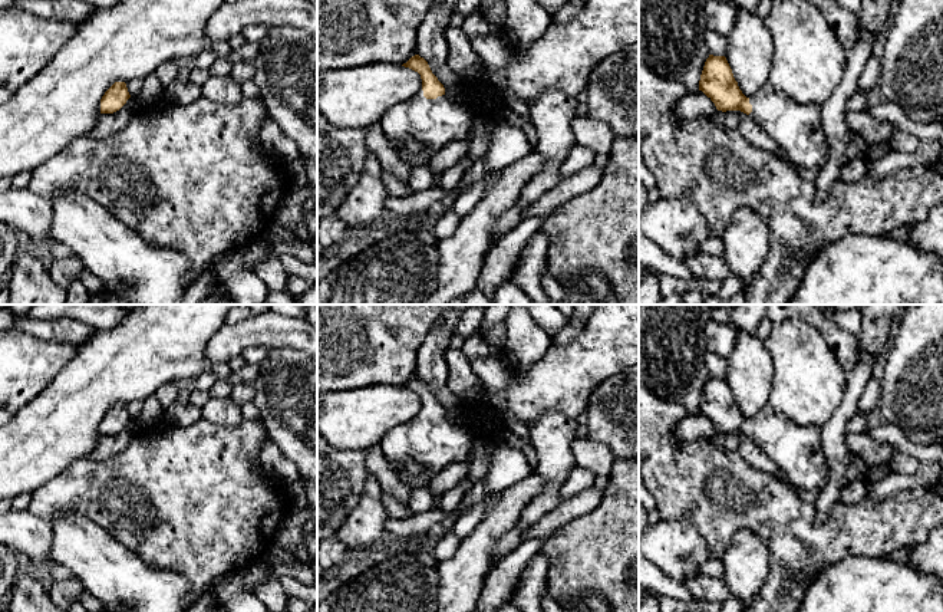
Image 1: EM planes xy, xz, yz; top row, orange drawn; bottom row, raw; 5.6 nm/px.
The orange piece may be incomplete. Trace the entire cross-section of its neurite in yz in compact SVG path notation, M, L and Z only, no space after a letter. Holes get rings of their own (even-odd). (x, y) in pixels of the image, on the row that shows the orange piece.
M725 56L705 62L699 91L718 111L741 111L749 115L788 155L797 168L821 168L828 158L821 105L799 105L766 82L746 98L733 78Z

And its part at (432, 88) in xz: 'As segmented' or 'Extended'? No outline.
Extended

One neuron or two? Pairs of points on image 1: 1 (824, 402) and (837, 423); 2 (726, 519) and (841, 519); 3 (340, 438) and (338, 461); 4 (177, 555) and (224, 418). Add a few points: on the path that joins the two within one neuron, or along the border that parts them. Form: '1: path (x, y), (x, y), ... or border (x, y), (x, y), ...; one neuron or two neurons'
1: border (847, 384), (843, 401), (821, 427); two neurons
2: path (755, 519), (781, 519), (793, 530), (813, 530); one neuron
3: border (332, 446), (365, 451); two neurons
4: border (203, 417), (230, 427), (236, 427), (244, 418); two neurons

